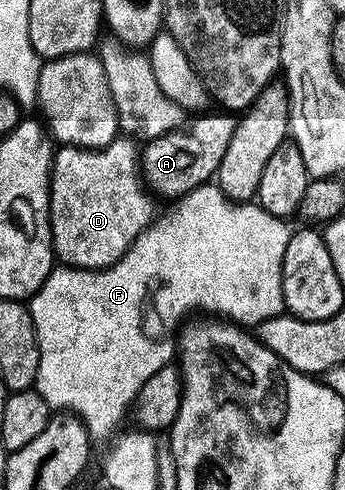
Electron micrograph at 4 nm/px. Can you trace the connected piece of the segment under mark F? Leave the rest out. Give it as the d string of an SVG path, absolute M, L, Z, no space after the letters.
M213 182L192 189L192 193L182 196L173 204L173 207L170 215L164 216L163 219L161 216L157 221L151 223L146 230L141 231L134 244L127 249L125 255L119 257L112 266L104 267L100 271L86 271L83 267L55 266L53 273L48 277L48 281L28 300L32 325L36 329L36 341L40 349L36 389L42 394L44 401L48 401L51 409L77 415L86 427L91 440L98 441L98 439L108 438L121 425L126 411L128 415L141 386L157 370L164 369L172 363L176 355L176 336L183 326L184 320L190 317L185 317L185 315L190 315L193 311L198 310L211 311L214 314L211 316L221 317L235 325L250 325L246 323L257 325L283 314L282 262L284 261L284 249L288 249L288 241L292 234L291 228L286 228L288 226L287 220L275 218L274 215L259 207L257 202L254 201L233 203Z

